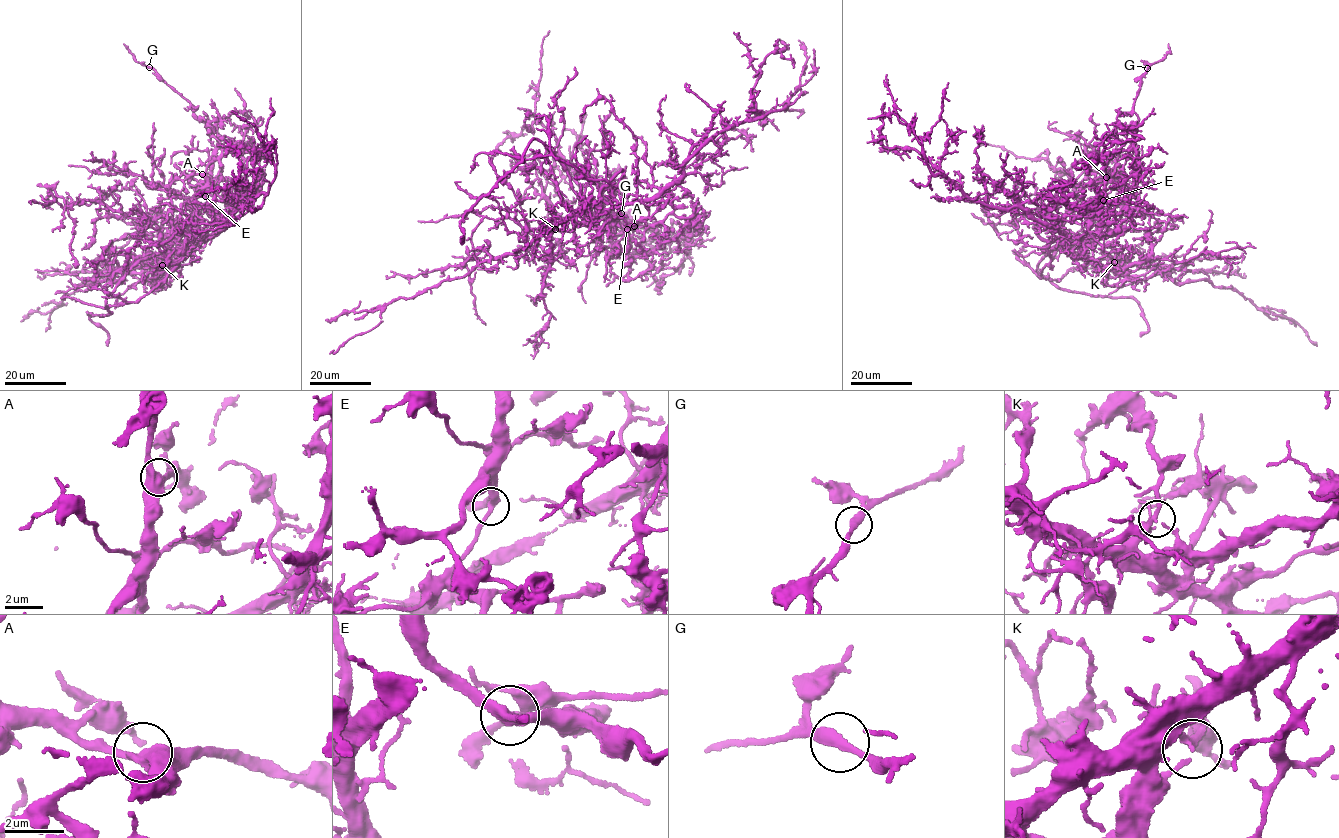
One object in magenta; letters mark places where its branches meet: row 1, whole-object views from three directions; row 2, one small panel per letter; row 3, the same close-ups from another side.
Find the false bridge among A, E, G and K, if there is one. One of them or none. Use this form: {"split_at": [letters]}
{"split_at": []}

